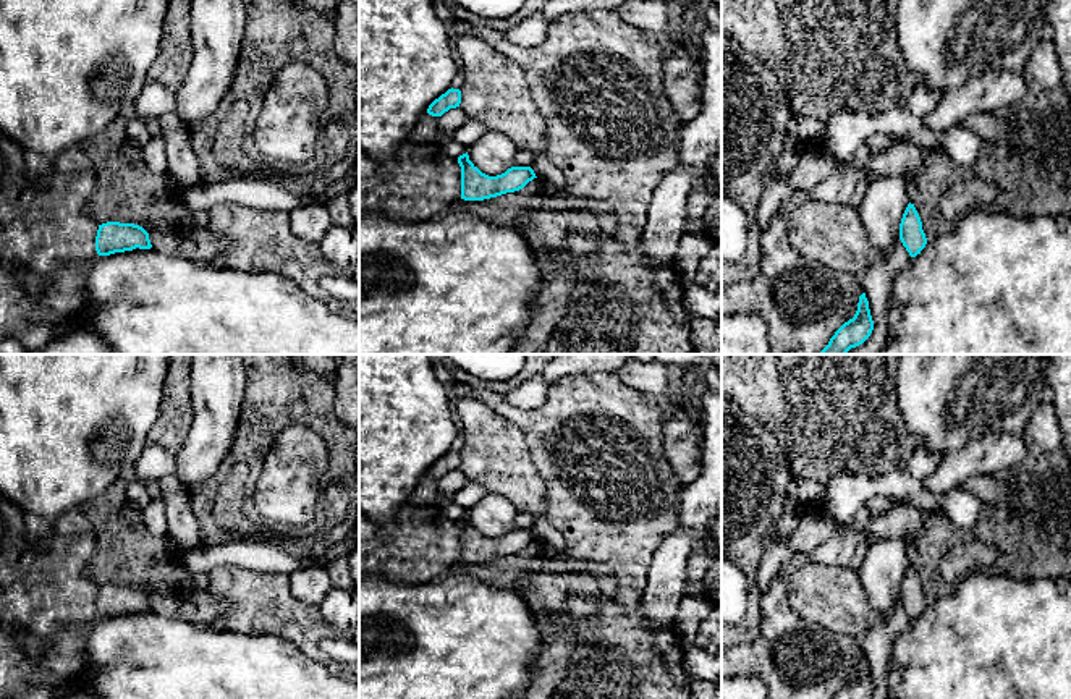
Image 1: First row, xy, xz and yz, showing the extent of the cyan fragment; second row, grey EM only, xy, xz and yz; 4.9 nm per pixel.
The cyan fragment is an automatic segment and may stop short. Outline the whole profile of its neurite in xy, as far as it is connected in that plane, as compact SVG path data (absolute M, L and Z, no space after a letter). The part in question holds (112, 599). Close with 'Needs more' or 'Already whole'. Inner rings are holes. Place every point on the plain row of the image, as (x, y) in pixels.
M107 584L99 587L95 613L99 618L110 618L133 612L150 612L149 595L134 586Z. Already whole

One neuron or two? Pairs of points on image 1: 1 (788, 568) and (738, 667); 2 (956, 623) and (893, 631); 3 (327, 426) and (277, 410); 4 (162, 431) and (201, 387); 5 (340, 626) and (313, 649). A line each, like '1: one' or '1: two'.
1: one
2: two
3: one
4: two
5: two

